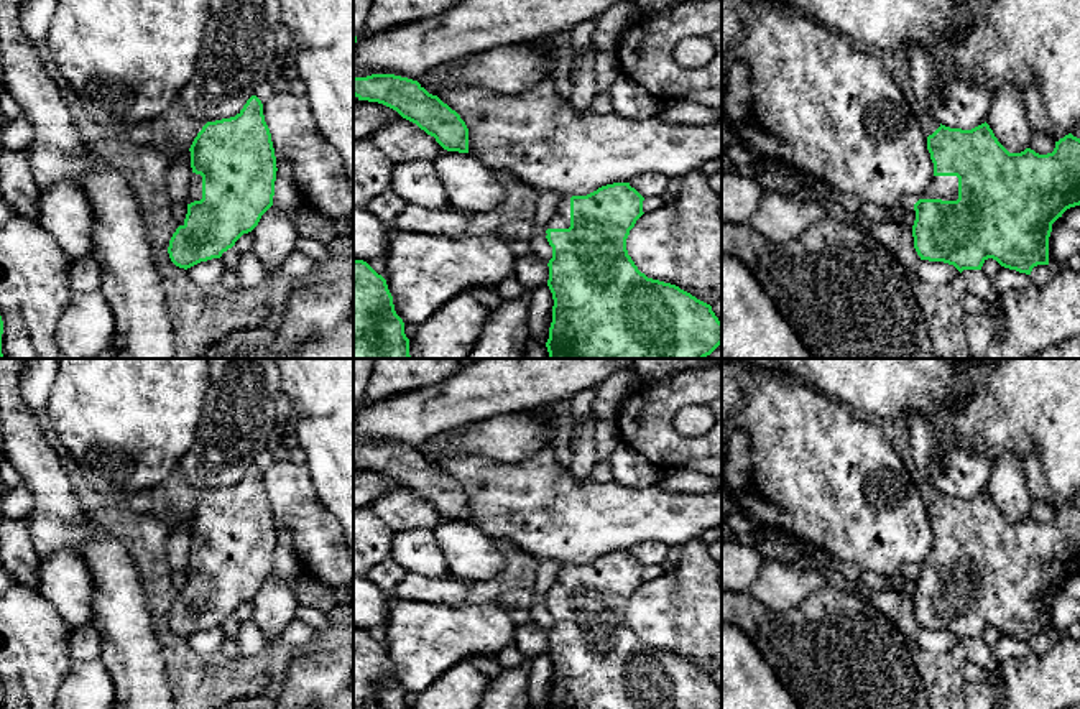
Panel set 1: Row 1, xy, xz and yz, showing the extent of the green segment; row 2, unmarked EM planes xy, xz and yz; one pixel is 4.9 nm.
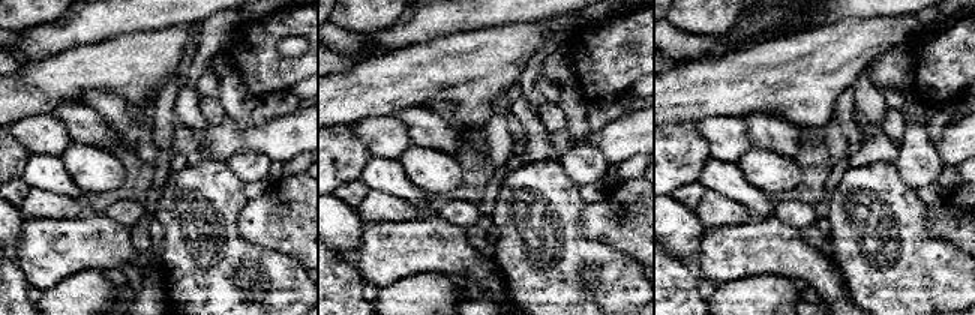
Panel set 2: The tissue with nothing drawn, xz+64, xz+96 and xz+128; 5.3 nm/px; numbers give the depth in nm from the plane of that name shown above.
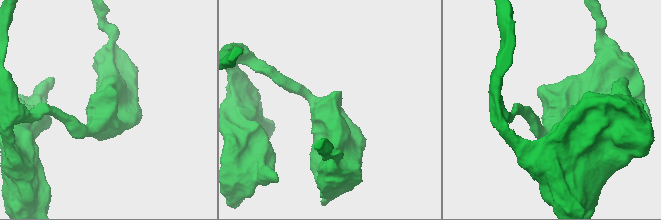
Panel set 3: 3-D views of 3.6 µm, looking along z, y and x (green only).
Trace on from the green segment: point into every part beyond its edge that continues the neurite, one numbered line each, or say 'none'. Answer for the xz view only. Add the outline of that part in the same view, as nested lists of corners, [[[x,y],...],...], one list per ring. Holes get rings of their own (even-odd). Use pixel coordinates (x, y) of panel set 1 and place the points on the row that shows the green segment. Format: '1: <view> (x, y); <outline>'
1: xz (561, 219); [[[564,196],[561,197],[557,204],[557,211],[544,227],[544,235],[547,229],[569,229],[570,227],[570,197]]]

